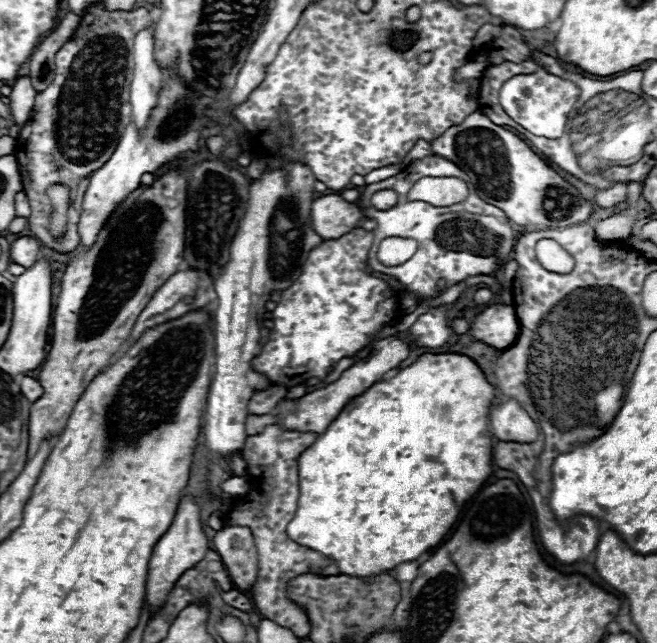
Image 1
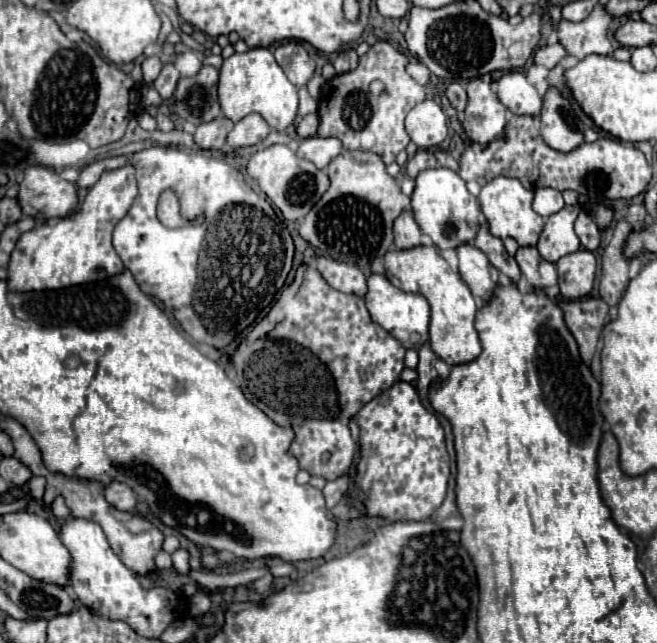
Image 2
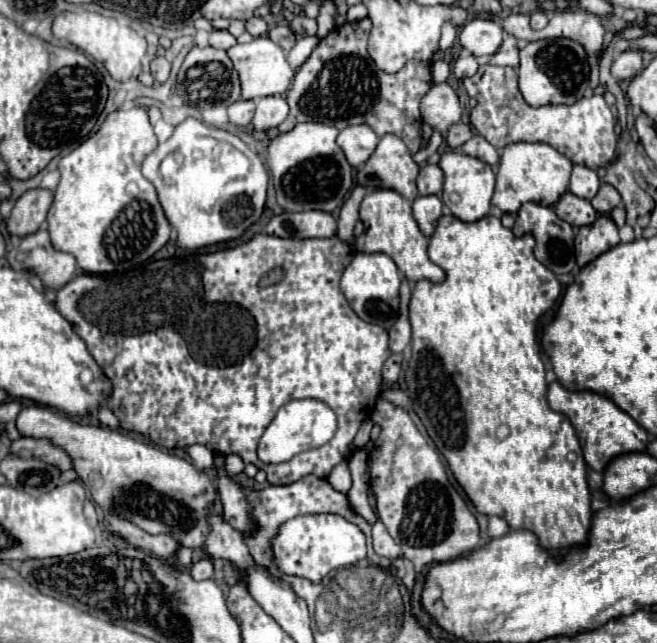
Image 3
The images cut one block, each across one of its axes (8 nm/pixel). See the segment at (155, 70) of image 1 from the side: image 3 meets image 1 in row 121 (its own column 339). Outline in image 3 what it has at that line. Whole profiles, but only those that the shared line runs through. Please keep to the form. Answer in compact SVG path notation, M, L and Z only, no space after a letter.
M348 126L338 134L338 146L342 148L344 156L352 166L362 166L378 146L378 136L366 126Z

